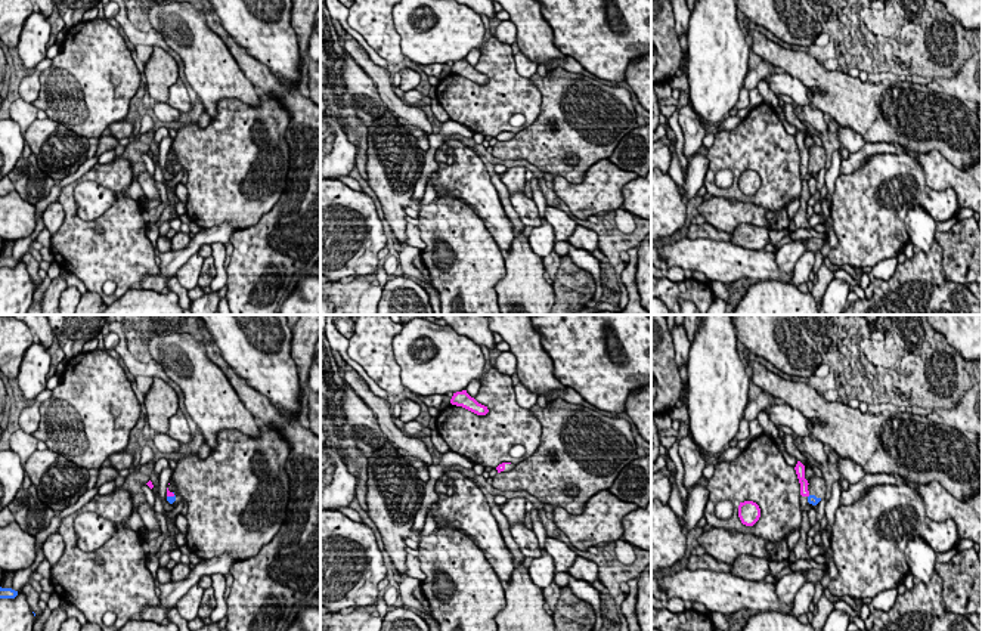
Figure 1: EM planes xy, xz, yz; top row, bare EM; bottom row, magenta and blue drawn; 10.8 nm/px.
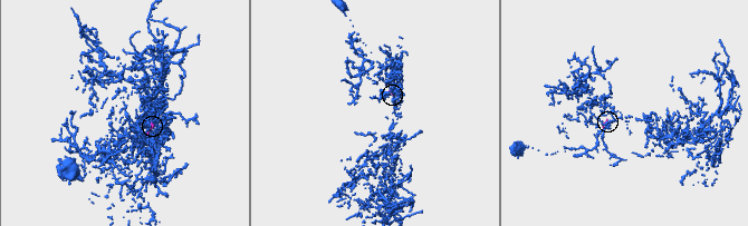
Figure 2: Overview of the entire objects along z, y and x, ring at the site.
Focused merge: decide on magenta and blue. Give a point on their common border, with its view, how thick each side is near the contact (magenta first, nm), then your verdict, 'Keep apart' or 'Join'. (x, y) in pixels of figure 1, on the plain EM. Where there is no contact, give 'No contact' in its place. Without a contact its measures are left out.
Touches magenta at xy (170, 164). Thickness 60 nm (magenta) against 70 nm. Keep apart

